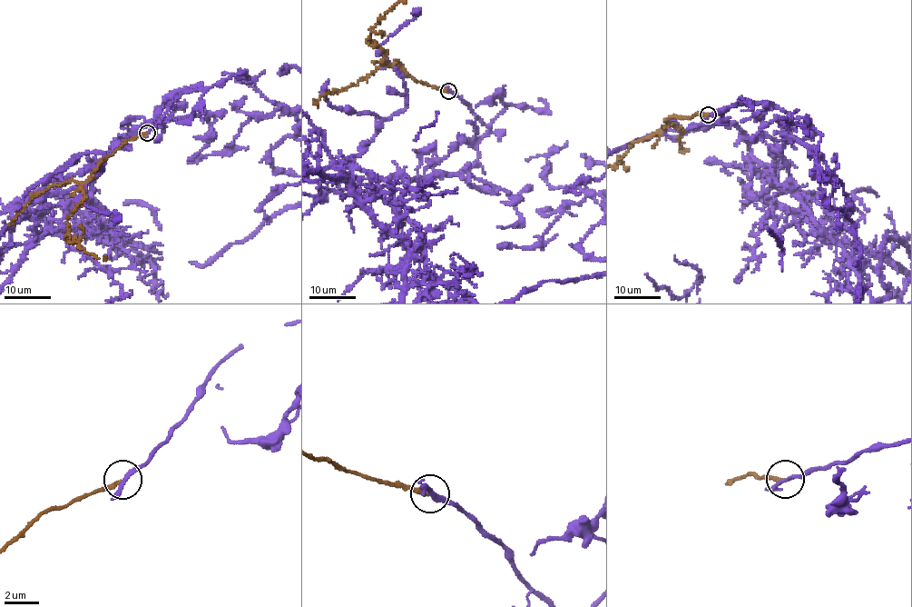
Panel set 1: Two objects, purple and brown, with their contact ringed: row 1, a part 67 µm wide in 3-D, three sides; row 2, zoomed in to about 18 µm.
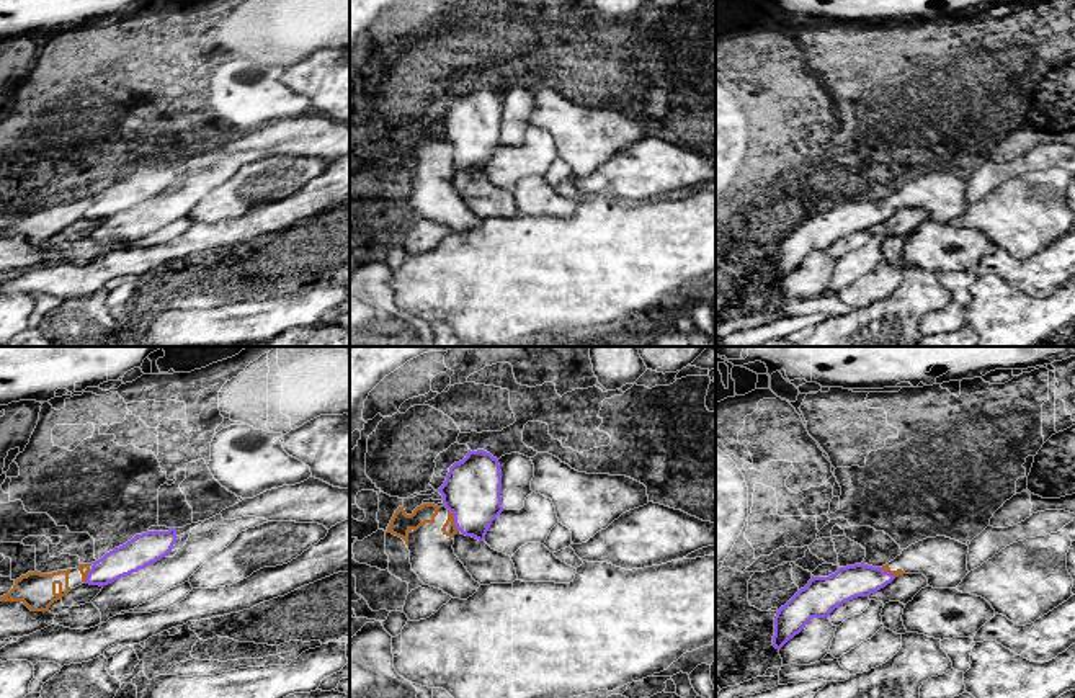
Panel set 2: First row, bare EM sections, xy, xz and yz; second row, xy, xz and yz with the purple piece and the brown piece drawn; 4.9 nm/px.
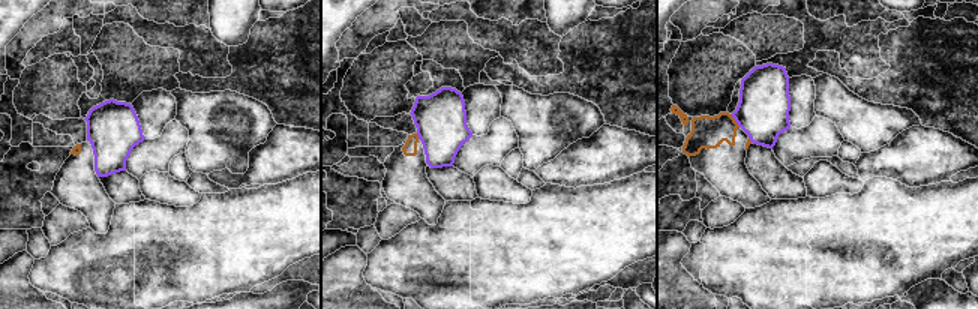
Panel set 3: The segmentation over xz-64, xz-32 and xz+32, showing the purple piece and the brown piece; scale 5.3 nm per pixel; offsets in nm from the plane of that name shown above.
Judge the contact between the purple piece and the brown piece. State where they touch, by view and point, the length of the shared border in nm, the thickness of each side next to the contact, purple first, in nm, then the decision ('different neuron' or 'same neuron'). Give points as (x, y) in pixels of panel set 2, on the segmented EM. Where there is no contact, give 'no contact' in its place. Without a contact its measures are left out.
xz (454, 520) | 120 nm | 280/70 nm | different neuron

